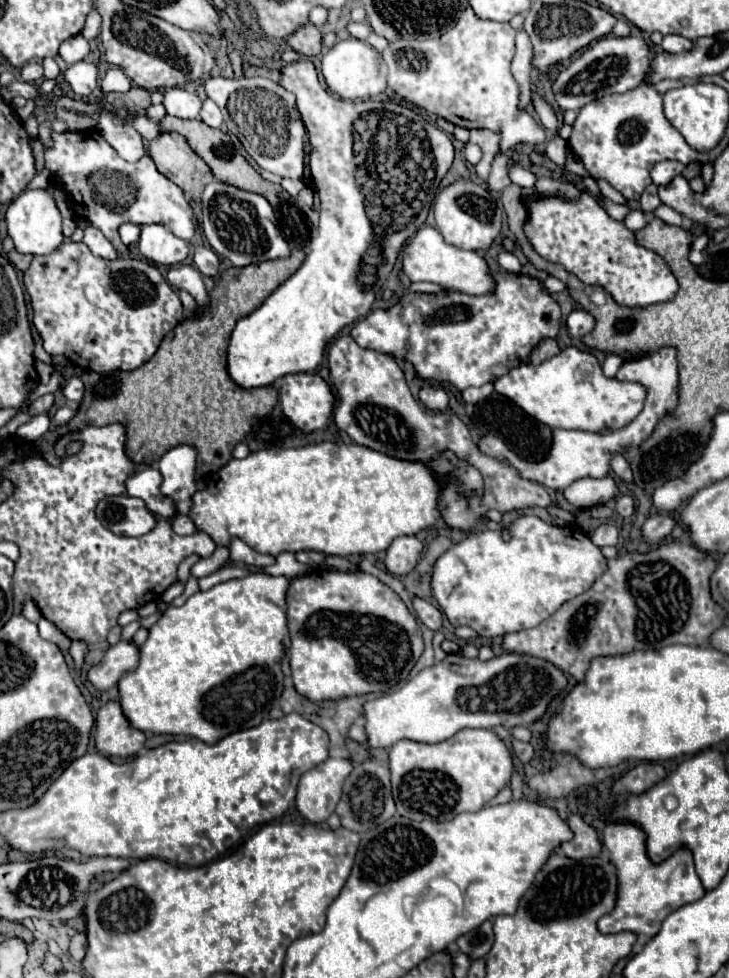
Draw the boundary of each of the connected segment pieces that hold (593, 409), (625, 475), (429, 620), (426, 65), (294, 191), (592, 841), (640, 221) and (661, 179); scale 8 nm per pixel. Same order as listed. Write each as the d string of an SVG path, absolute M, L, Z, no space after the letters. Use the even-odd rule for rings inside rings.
M567 348L539 366L525 364L513 368L511 372L495 380L493 386L495 392L507 396L529 416L533 416L541 424L547 424L549 428L587 432L599 432L603 428L623 428L641 412L641 404L645 400L645 388L641 388L641 384L605 378L597 358L577 348Z
M613 454L613 458L611 458L611 468L613 468L613 472L615 472L619 478L623 478L623 480L627 480L627 482L633 480L633 476L631 476L631 472L629 472L629 462L627 462L621 454Z
M413 598L413 608L419 616L419 620L429 628L429 630L439 630L441 624L443 624L443 614L429 602L421 600L421 598Z
M471 8L463 12L457 26L445 36L435 40L397 40L383 52L383 60L389 68L387 86L403 96L407 102L437 114L455 126L463 128L487 128L501 136L501 150L511 148L517 142L531 142L535 146L545 142L545 130L527 110L519 110L519 84L511 74L511 60L515 54L515 30L505 22L489 22L475 16Z
M285 178L285 180L281 182L281 186L283 186L293 198L297 198L297 194L305 187L305 183L302 179Z
M569 816L567 818L567 824L573 832L573 840L569 842L563 842L559 848L563 850L563 854L567 858L573 858L573 860L581 860L581 858L591 858L591 856L597 856L601 852L601 842L597 840L597 834L591 826L587 826L581 816Z
M631 210L631 212L625 216L623 224L625 224L629 230L637 232L637 230L641 230L641 228L647 224L647 220L645 220L645 216L643 216L641 210Z
M663 160L663 162L655 164L651 170L653 184L657 184L657 186L669 184L675 176L679 176L683 172L683 168L685 168L685 164L677 162L677 160Z

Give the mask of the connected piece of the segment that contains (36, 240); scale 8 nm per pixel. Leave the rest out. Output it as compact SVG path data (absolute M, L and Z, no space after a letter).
M25 190L21 196L17 196L7 208L5 222L7 222L9 238L13 240L15 250L19 254L45 256L45 254L51 254L53 250L57 250L59 244L63 242L61 214L47 190Z

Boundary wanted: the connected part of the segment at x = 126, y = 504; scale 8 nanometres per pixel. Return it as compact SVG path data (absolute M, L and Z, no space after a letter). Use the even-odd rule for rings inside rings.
M111 496L103 498L95 508L97 520L119 536L143 536L153 530L155 516L141 504L141 500L131 496Z

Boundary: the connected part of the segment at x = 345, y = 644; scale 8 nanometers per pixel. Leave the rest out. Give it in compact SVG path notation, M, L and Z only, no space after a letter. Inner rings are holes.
M315 570L307 576L293 578L287 590L287 630L291 638L291 672L295 690L313 702L387 692L407 678L423 652L421 630L403 600L379 578L367 572Z

